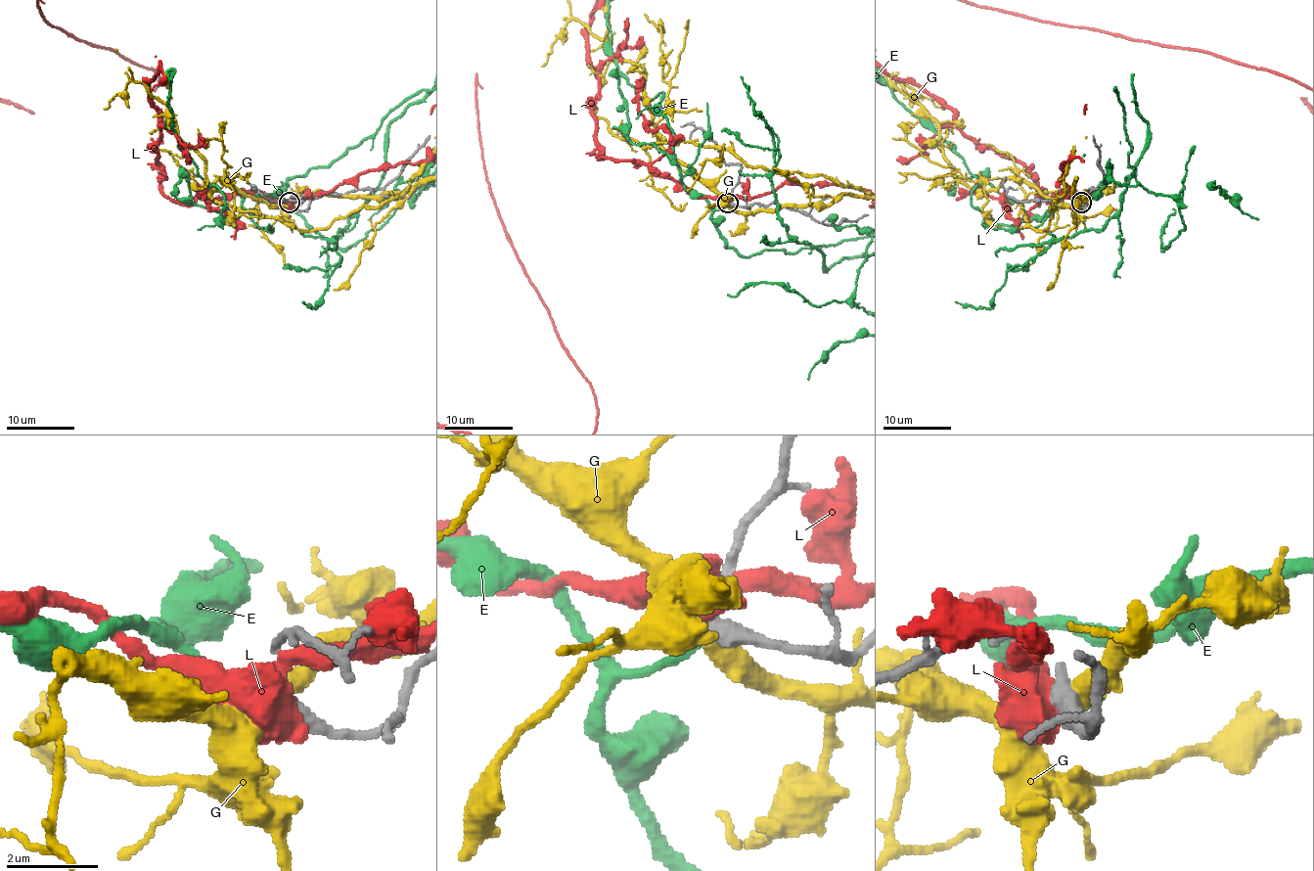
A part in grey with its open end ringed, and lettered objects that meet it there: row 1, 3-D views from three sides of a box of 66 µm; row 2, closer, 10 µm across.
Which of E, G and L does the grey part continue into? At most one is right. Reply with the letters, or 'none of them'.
none of them

